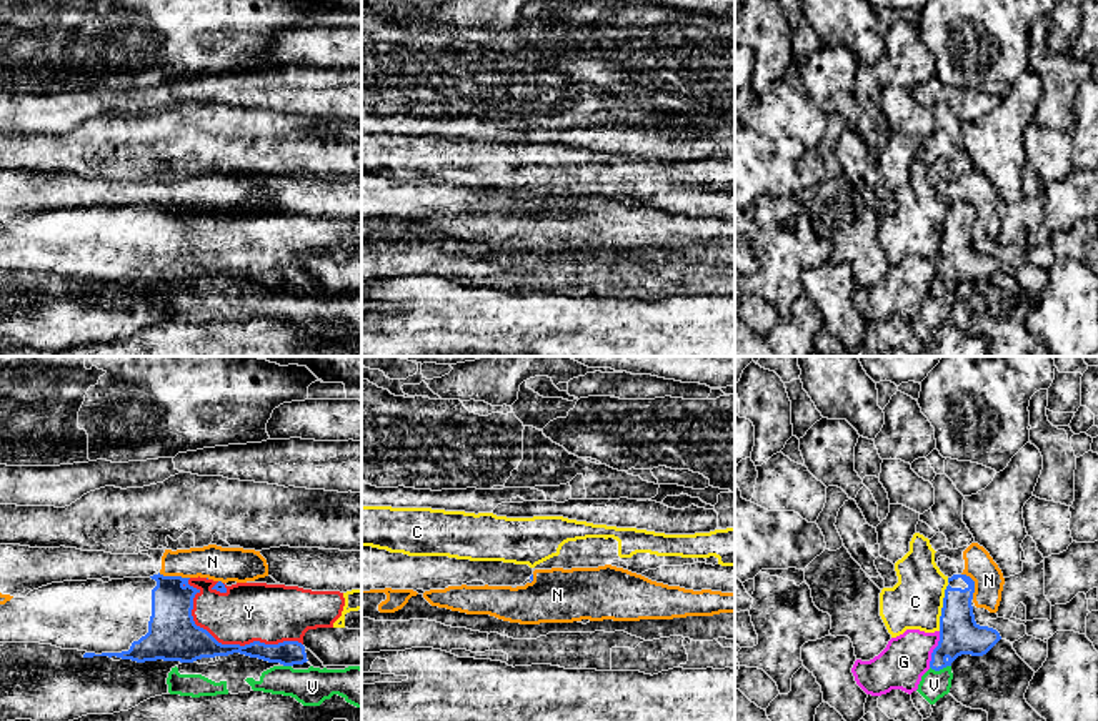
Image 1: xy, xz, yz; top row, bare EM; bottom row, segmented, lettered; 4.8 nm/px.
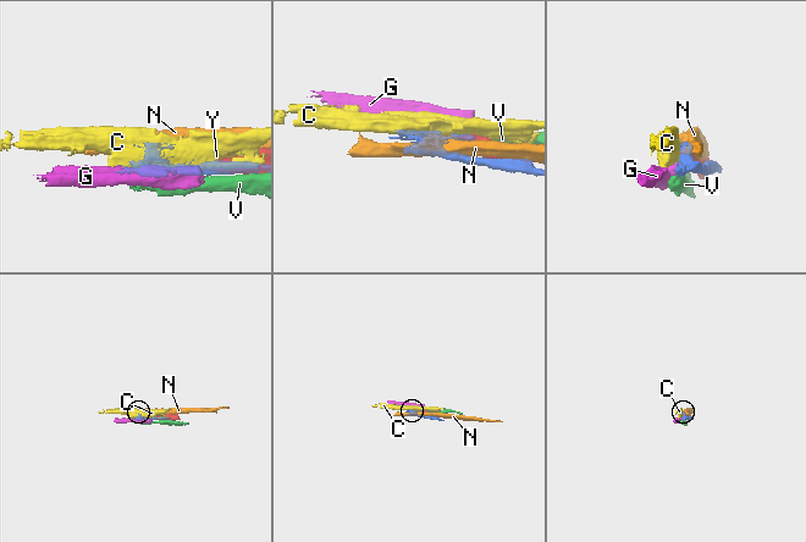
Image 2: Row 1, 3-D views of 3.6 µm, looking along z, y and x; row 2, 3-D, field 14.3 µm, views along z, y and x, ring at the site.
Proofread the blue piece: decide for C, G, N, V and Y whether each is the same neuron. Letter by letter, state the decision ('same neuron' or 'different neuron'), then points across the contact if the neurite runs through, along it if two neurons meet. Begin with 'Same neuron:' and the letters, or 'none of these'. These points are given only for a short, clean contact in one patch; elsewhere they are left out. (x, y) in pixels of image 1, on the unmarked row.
Same neuron: Y
C: different neuron
G: different neuron | along yz (940, 258), (940, 267), (928, 293)
N: different neuron | along xy (159, 200), (189, 205)
V: different neuron
Y: same neuron

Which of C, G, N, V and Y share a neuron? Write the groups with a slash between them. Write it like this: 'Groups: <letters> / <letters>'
Groups: C / G / N / V / Y

